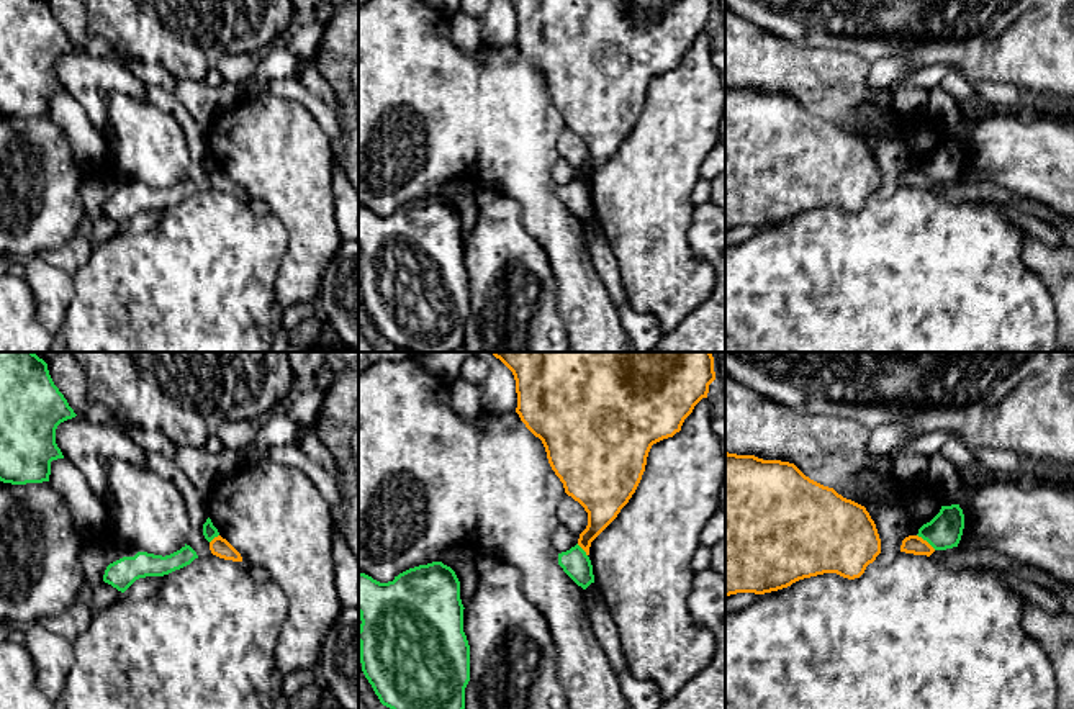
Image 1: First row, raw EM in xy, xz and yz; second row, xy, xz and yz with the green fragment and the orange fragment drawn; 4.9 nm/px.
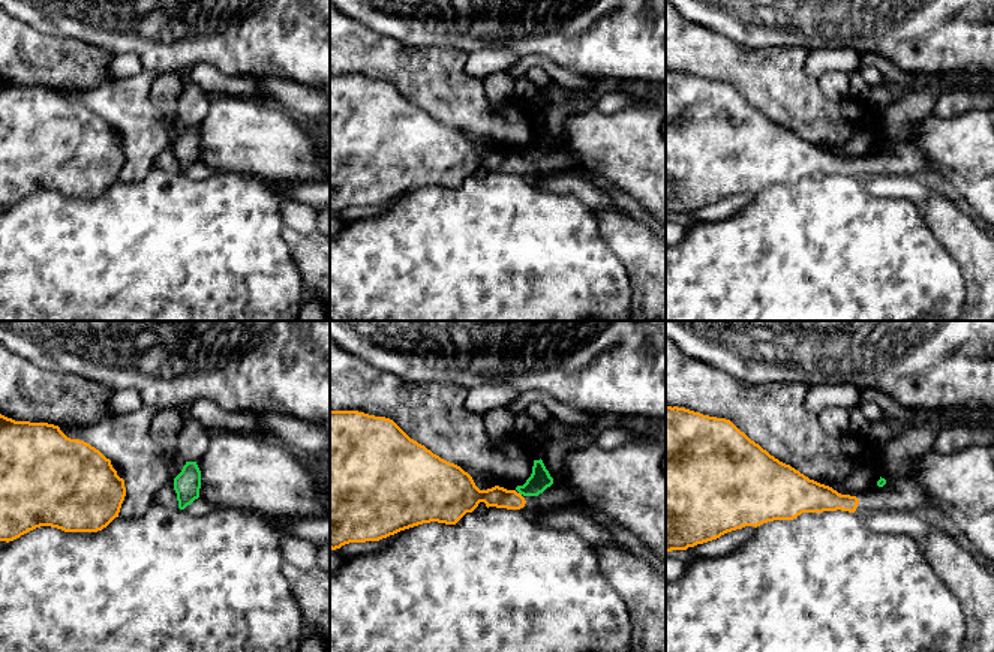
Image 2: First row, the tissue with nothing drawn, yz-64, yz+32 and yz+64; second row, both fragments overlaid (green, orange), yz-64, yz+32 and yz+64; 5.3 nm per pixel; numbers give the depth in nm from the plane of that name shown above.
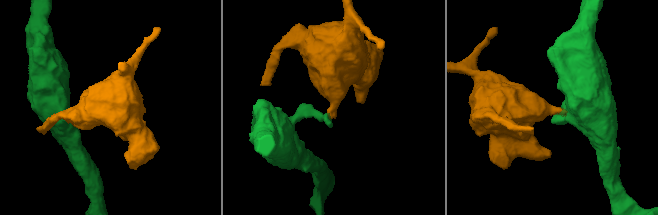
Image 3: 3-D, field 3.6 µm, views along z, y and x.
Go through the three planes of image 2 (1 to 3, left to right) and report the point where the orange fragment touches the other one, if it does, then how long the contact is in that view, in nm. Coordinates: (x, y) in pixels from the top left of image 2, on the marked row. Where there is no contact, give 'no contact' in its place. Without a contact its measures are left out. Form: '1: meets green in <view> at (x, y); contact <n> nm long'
1: no contact
2: no contact
3: no contact

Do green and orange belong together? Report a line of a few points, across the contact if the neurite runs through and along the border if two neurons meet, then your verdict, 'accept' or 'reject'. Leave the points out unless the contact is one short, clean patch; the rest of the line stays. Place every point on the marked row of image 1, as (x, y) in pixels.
yz (917, 534), (935, 549) | reject

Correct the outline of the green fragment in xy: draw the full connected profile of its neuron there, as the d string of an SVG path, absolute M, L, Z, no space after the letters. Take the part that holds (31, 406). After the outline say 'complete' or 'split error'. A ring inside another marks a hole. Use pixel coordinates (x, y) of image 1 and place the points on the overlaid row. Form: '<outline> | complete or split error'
M0 352L0 481L49 481L51 462L64 458L56 444L56 429L75 416L43 359L34 352Z | complete

